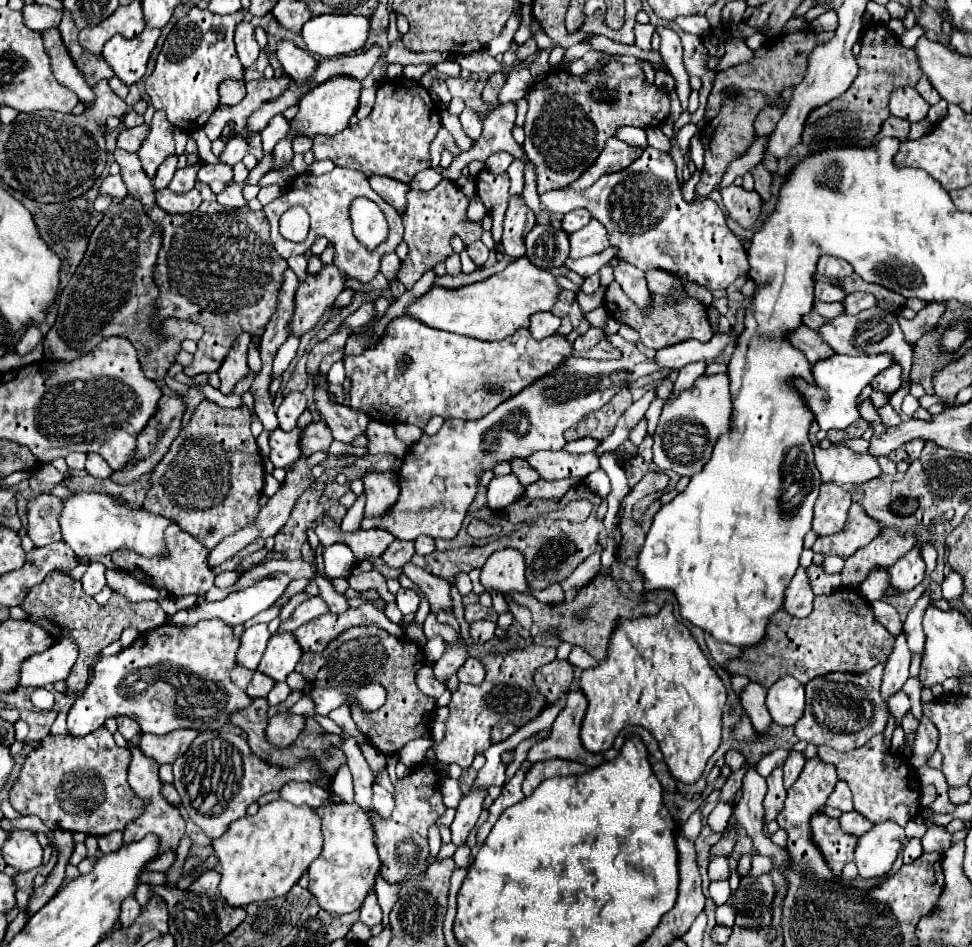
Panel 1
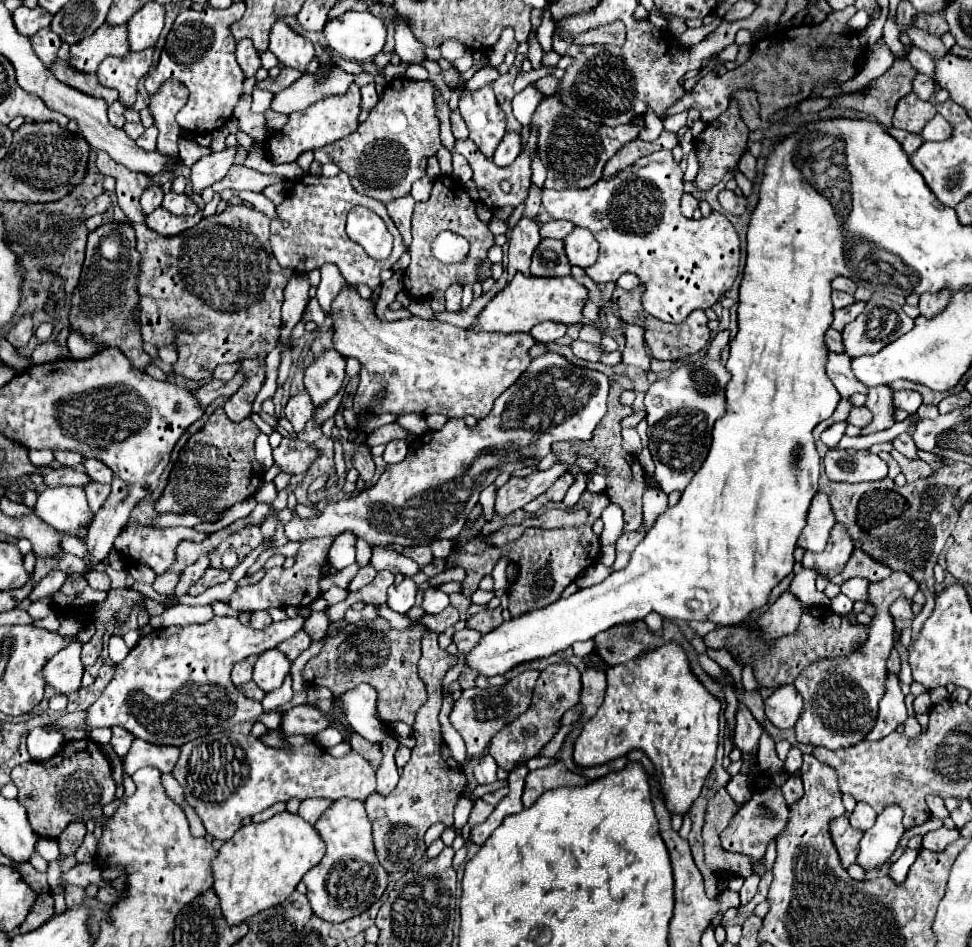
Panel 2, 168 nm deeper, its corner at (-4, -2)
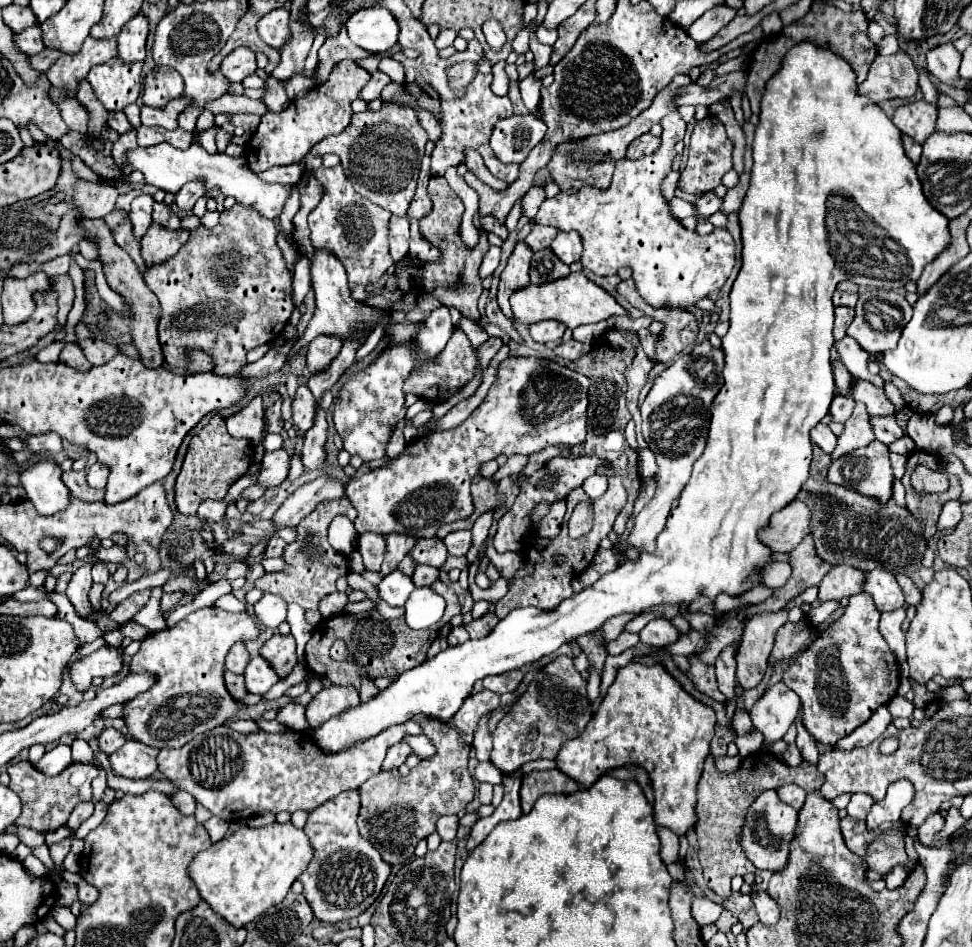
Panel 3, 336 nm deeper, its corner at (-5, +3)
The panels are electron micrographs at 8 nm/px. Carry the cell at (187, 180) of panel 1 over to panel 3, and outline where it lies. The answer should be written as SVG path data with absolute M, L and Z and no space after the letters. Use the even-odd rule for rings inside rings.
M160 201L160 203L154 205L152 219L154 219L156 223L162 223L164 227L174 227L174 229L178 229L180 223L182 223L182 219L180 219L180 217L172 211L172 207L166 205L164 201Z

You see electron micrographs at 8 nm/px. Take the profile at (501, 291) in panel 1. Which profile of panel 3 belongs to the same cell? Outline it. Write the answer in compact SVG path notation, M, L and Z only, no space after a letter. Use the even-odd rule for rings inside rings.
M570 273L568 277L562 277L558 281L550 281L544 285L526 285L522 289L516 289L510 297L514 321L532 325L538 321L546 321L546 317L560 317L556 321L566 323L566 327L576 329L578 325L586 323L598 323L602 319L608 319L610 315L626 315L626 311L616 303L616 299L606 293L602 287L598 287L594 281L590 281L584 273Z

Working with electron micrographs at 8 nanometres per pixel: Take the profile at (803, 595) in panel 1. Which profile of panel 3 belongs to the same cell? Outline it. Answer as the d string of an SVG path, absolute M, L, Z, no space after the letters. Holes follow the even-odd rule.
M784 609L758 613L746 621L740 649L736 655L738 661L736 679L744 689L752 689L762 681L768 657L774 647L776 631L786 621L788 621L788 613Z

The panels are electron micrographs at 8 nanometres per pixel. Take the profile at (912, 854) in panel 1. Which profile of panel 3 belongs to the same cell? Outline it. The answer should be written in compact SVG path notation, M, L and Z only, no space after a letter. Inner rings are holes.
M898 865L898 867L894 867L894 869L884 877L884 881L886 881L886 887L888 887L888 889L896 889L896 887L900 887L900 885L906 881L906 877L908 877L908 869L906 869L904 865Z

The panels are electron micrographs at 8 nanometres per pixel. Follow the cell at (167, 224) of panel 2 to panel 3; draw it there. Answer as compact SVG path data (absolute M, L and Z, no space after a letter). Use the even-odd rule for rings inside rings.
M152 223L146 235L142 237L142 257L146 265L162 263L172 257L190 237L188 229L166 229L158 223Z

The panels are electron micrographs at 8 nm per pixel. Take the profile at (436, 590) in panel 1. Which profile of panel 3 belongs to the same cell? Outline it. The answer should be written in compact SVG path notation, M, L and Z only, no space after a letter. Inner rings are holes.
M364 533L358 537L358 551L368 571L380 571L386 553L386 539L378 533Z

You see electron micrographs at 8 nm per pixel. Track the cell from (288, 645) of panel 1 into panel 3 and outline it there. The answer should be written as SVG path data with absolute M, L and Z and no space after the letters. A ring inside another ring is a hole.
M262 655L254 657L254 659L248 663L244 677L246 677L246 689L248 689L250 693L258 693L258 695L264 695L264 693L266 693L272 685L276 685L278 679L280 679L280 677L276 675L276 671L272 669L272 665L270 665Z

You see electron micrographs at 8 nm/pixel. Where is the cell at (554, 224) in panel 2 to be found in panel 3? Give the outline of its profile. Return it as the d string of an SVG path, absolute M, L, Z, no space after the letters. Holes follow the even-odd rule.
M534 225L534 229L532 229L532 233L524 239L530 247L532 247L532 251L538 251L538 249L544 249L544 247L548 247L552 241L554 241L554 237L558 235L560 231L556 229L556 227L550 227L550 225Z

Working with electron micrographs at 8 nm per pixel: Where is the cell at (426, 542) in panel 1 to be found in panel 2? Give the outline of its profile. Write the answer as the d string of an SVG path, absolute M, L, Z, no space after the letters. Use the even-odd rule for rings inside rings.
M437 540L437 542L431 544L431 550L433 550L435 558L447 558L453 548L455 548L453 540Z

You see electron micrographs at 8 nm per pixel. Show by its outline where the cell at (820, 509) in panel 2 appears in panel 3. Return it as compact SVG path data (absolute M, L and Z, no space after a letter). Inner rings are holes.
M792 501L786 509L774 513L770 527L762 531L762 541L778 553L796 549L812 529L812 511L804 501Z

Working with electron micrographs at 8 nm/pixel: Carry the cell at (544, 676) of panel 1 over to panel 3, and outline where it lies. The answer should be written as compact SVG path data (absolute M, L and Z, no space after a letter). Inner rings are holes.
M558 655L530 681L520 699L508 709L492 733L494 751L490 761L504 773L520 769L534 759L556 759L562 745L582 733L592 719L590 703L586 699L586 679L576 671L572 657Z

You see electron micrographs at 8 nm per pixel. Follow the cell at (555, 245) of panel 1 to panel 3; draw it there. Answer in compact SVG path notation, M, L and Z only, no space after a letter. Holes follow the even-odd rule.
M550 247L546 249L540 249L534 253L532 257L532 265L530 265L530 281L536 283L536 285L542 285L542 283L548 283L548 281L554 281L554 279L560 279L560 277L566 277L570 275L570 269L568 265L564 265Z

